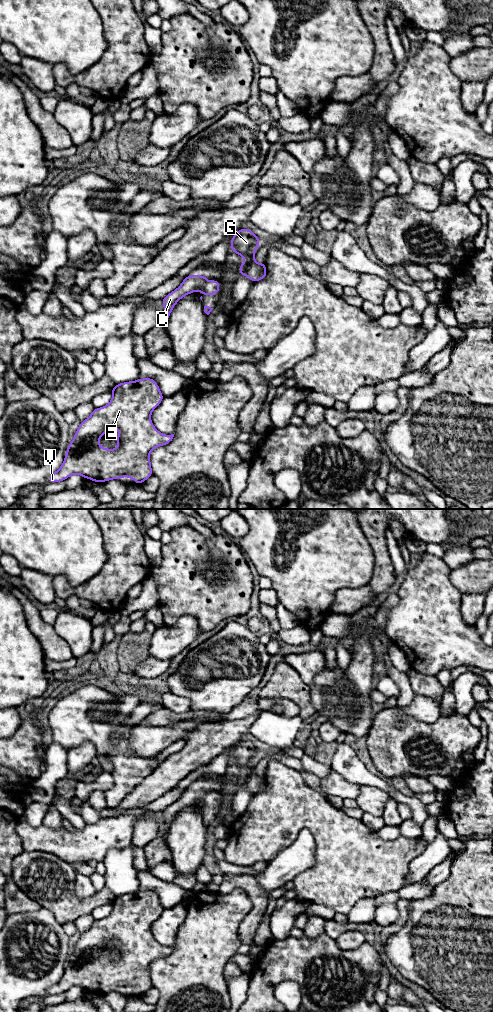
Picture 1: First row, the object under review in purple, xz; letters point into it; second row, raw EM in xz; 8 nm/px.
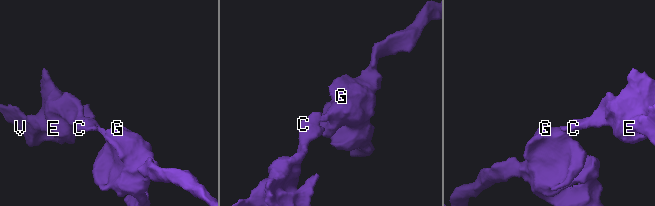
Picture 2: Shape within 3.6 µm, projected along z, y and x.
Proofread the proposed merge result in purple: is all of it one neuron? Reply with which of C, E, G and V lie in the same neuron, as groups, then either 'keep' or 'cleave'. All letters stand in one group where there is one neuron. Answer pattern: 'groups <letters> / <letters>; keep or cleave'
groups C E G V; keep

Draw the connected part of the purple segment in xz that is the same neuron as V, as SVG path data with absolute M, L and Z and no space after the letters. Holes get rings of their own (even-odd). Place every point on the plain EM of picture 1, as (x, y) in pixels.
M139 890L136 893L113 897L111 904L113 909L107 917L95 920L86 932L80 934L74 951L68 957L61 979L48 989L48 995L60 994L71 987L79 986L96 995L122 991L125 988L141 997L153 987L150 964L158 958L169 956L174 949L174 946L160 945L150 930L152 923L164 911L157 894L152 890ZM113 940L119 942L116 949L119 958L114 962L102 960L99 956L100 950Z

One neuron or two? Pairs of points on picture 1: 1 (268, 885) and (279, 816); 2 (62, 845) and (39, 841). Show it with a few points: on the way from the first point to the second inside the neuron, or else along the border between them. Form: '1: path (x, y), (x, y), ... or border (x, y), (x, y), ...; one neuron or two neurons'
1: border (290, 844), (282, 848), (268, 862); two neurons
2: path (56, 841), (45, 841); one neuron

